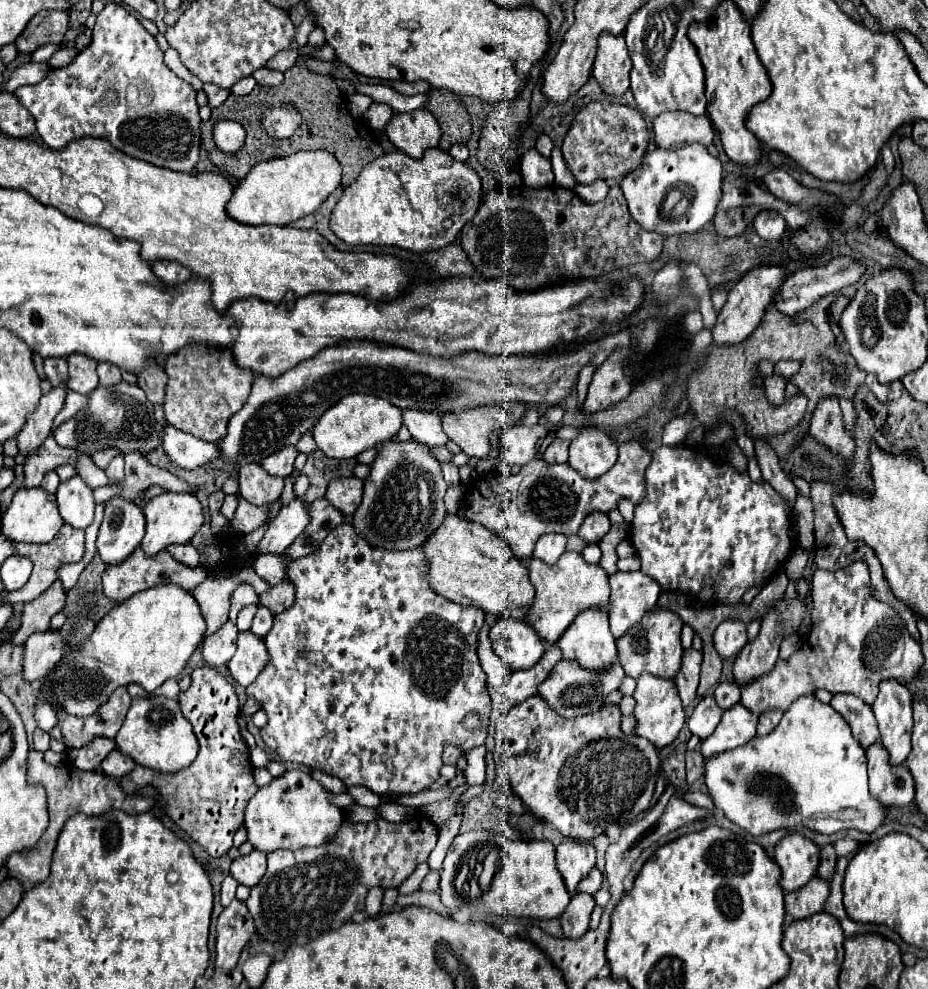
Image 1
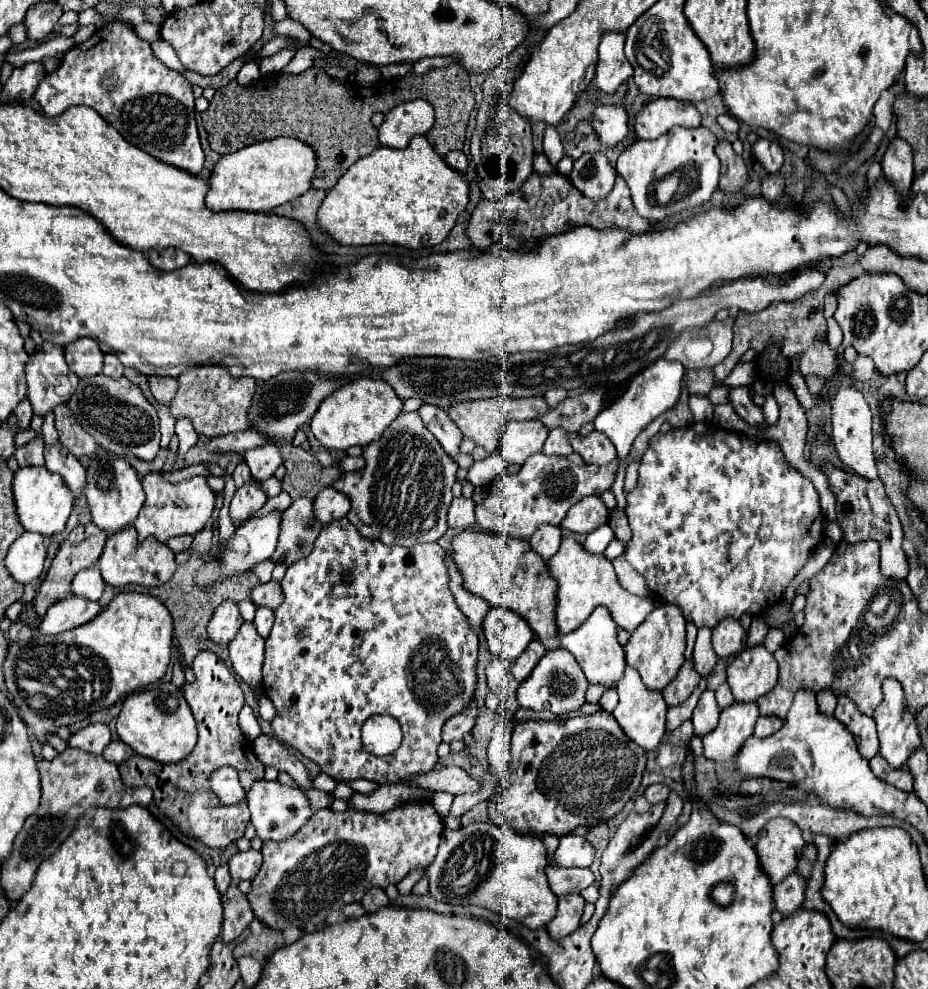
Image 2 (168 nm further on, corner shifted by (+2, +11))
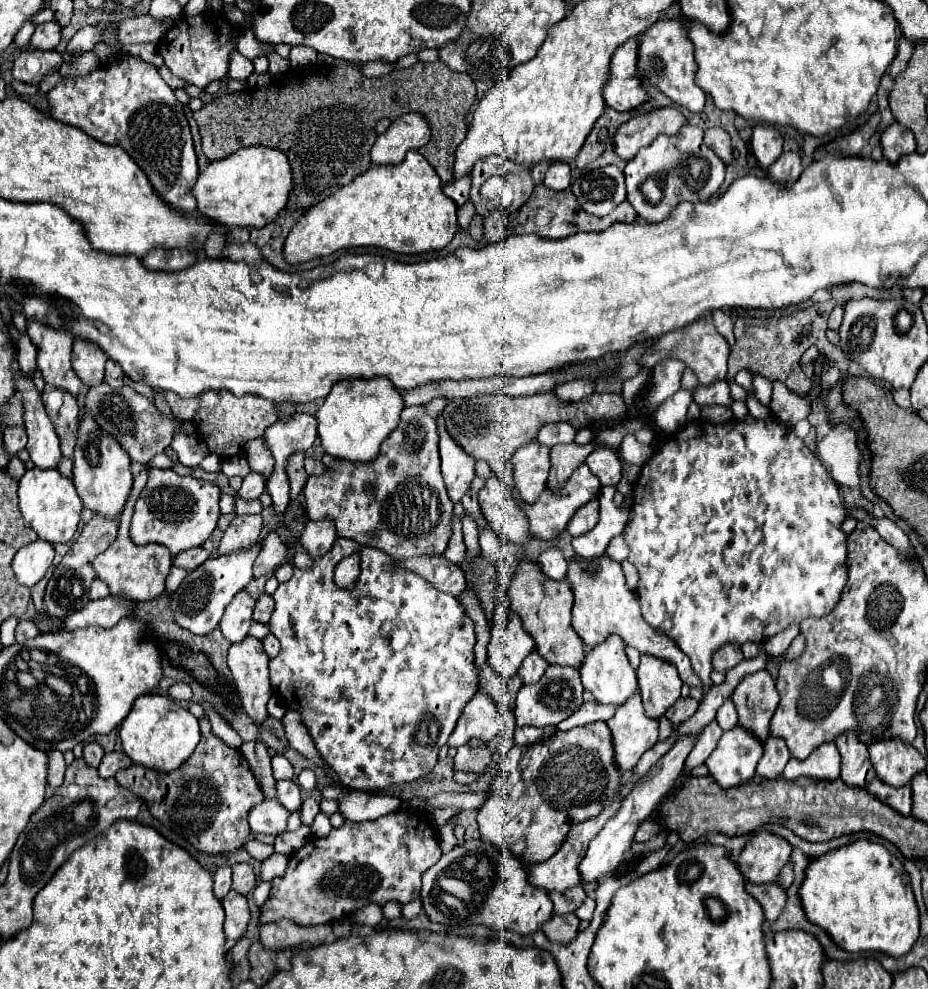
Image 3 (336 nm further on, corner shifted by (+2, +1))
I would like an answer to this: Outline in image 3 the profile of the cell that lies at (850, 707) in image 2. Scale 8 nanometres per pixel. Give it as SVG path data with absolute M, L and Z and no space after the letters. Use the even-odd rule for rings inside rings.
M844 732L836 740L838 752L842 756L842 780L848 786L868 786L876 778L874 768L868 758L868 746L862 744L854 732Z

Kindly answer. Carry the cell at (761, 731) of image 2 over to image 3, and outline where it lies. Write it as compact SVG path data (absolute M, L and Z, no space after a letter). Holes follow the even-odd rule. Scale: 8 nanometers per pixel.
M770 736L764 744L764 756L758 764L758 774L768 780L778 778L788 760L790 760L790 750L788 750L786 742L782 738Z

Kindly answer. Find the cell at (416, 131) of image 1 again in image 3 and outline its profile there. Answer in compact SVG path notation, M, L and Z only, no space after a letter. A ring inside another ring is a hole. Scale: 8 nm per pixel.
M404 114L392 122L388 132L380 134L370 150L370 160L376 166L400 164L408 150L418 150L430 138L428 122L420 114Z

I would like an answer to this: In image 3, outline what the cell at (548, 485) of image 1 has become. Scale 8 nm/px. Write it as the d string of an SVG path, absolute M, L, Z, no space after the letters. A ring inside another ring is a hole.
M580 464L580 466L572 472L570 480L564 484L564 488L562 488L558 494L552 494L550 490L544 490L542 496L538 498L538 502L536 502L534 506L528 506L526 502L520 502L520 506L524 508L524 512L526 512L528 518L530 518L530 530L532 530L532 534L534 534L534 538L542 538L542 540L552 540L552 538L556 538L562 530L566 530L566 524L570 522L570 518L574 516L574 512L576 512L580 506L584 506L586 502L590 502L592 498L598 496L600 488L602 488L602 486L600 486L600 480L592 474L592 470L590 470L586 464Z

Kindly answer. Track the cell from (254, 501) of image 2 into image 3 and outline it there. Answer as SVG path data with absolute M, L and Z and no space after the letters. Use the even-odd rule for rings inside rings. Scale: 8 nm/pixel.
M236 516L230 524L230 528L224 532L218 552L216 554L230 554L236 550L248 550L248 546L254 546L260 540L262 530L262 516Z

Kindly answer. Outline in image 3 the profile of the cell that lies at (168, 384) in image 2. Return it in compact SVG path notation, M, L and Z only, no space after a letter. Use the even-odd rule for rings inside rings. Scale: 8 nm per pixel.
M166 392L166 400L168 400L168 406L170 406L172 414L180 420L192 420L196 416L198 406L200 406L198 398L184 400L184 398L180 398L178 394L172 394L172 392Z

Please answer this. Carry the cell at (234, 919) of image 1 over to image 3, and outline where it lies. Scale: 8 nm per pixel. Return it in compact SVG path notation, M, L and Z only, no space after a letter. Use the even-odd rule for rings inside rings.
M230 890L224 900L222 900L224 912L226 912L226 922L224 922L224 932L228 942L236 942L244 936L246 932L246 924L250 920L250 910L248 910L248 902L242 894L236 894L234 890Z

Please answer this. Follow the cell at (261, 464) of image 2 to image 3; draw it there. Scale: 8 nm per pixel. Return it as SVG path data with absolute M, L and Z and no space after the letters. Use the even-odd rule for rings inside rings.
M250 472L250 474L244 478L242 488L238 490L238 496L240 496L242 500L256 500L264 490L266 490L264 476L262 476L262 474L256 474L256 472Z

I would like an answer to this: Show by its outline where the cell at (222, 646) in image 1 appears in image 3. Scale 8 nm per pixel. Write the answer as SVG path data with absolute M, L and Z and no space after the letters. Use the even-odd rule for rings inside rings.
M242 590L228 604L228 610L224 610L224 618L220 620L220 630L230 642L240 642L244 636L248 636L248 630L252 626L254 604L256 598L252 598L246 590Z

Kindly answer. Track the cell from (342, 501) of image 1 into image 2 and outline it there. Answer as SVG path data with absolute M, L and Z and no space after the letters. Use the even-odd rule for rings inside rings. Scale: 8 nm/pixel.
M326 486L314 500L314 512L322 524L328 524L332 520L346 516L350 504L352 502L348 500L348 496L344 496L344 492L336 492L336 488Z

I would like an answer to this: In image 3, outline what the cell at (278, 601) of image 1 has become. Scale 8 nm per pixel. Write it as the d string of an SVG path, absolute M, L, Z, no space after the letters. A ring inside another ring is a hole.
M262 594L262 596L256 600L254 620L256 620L256 622L262 622L262 624L268 624L272 612L274 612L274 598L268 596L268 594Z

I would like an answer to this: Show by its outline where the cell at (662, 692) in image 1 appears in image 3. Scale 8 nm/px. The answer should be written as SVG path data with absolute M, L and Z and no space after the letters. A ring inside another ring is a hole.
M634 694L622 704L614 718L608 722L618 770L632 770L640 756L650 750L658 740L658 720L644 714L640 694Z

